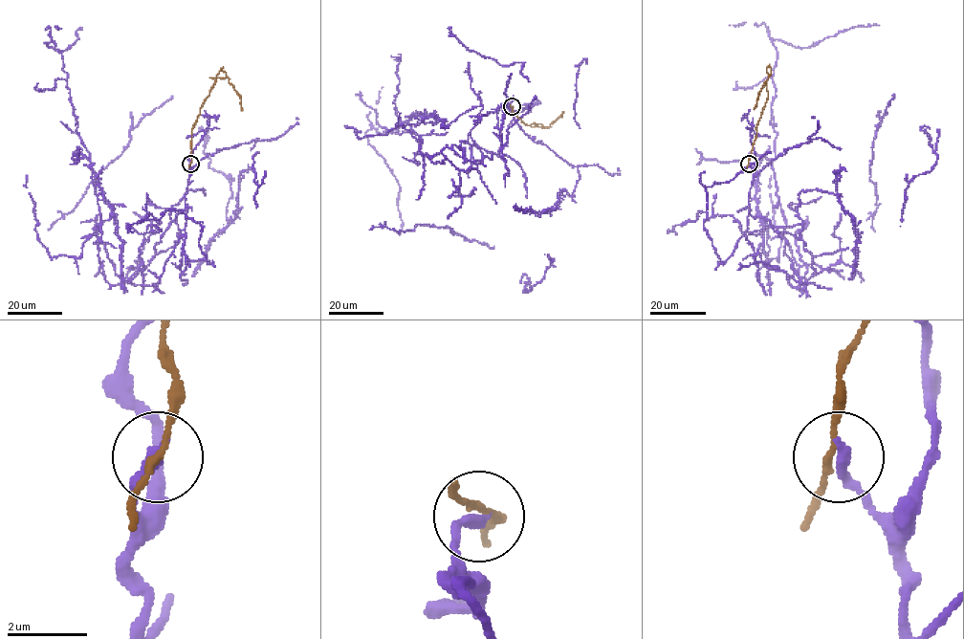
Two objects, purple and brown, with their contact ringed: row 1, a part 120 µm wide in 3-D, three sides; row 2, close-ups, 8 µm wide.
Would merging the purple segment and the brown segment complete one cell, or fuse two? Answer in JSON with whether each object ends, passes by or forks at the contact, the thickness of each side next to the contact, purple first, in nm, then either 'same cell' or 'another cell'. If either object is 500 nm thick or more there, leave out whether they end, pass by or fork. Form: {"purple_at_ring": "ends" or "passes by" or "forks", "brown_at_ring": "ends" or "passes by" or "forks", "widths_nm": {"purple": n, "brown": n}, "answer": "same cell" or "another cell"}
{"purple_at_ring": "ends", "brown_at_ring": "passes by", "widths_nm": {"purple": 320, "brown": 150}, "answer": "another cell"}

